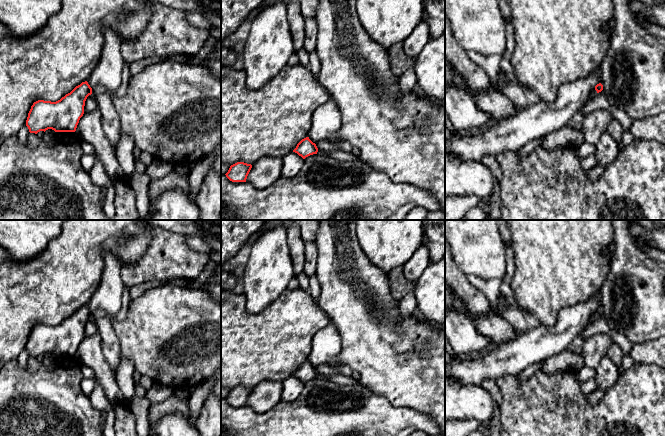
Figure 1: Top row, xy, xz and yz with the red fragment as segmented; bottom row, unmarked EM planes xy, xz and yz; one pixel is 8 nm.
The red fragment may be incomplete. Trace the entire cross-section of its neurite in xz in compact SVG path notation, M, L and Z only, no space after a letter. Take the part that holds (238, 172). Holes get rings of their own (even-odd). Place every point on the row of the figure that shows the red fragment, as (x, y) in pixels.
M237 162L230 166L228 172L225 175L232 182L246 182L251 168L251 164Z

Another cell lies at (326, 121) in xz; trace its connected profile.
M330 99L314 111L308 137L315 144L321 140L332 142L341 125L342 119L338 106L333 99Z

